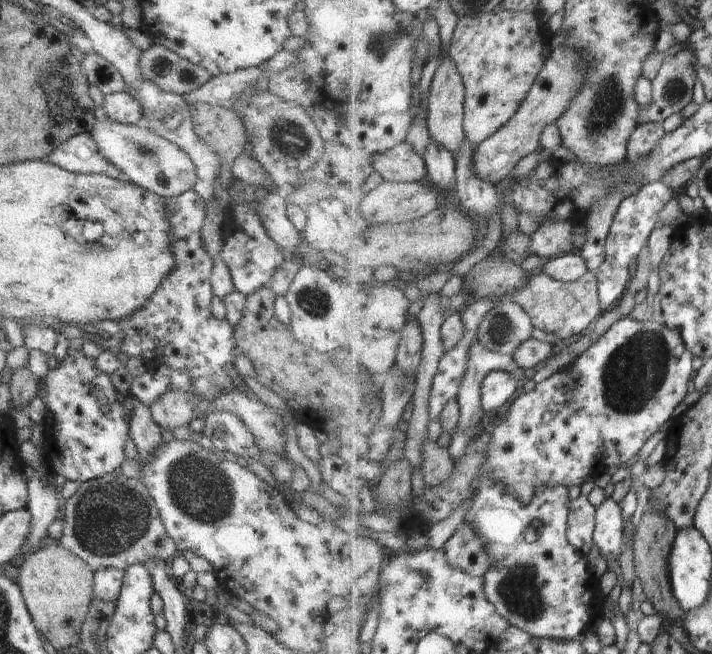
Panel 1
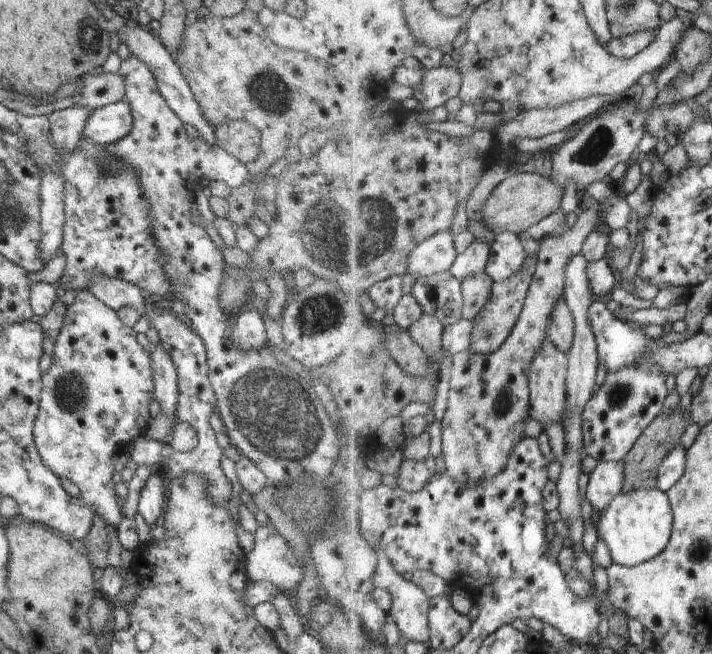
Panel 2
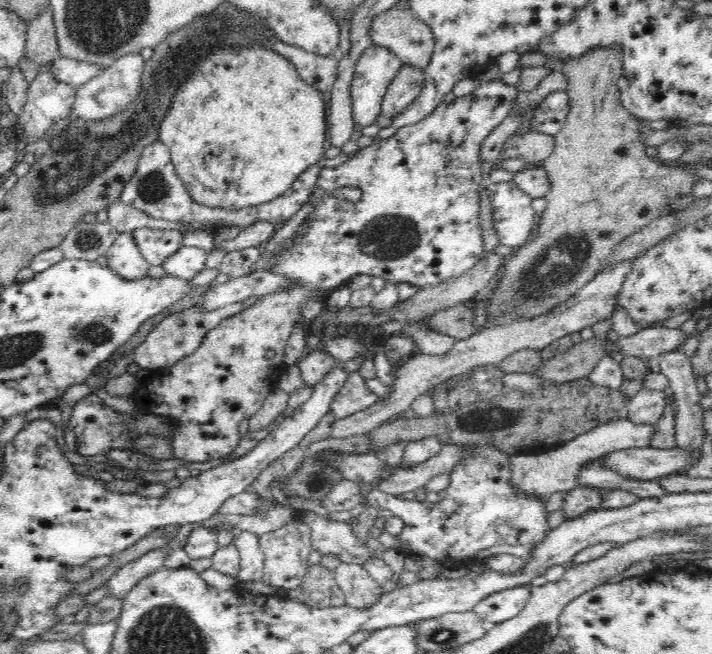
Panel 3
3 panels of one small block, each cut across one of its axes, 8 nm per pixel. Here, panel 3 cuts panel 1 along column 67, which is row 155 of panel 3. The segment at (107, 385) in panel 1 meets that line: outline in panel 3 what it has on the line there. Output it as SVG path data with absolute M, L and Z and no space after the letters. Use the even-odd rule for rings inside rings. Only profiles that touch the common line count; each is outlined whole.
M496 79L493 81L489 81L487 83L482 83L477 89L474 89L472 92L469 92L468 94L465 94L463 97L456 97L455 100L453 100L451 103L446 103L441 101L441 103L436 107L436 110L432 114L429 114L428 116L424 117L424 120L421 120L421 122L418 122L417 124L414 125L408 125L404 126L403 128L398 129L396 134L390 136L388 139L384 140L381 139L380 142L372 143L372 145L368 147L364 147L363 149L359 149L356 154L354 154L353 158L347 160L346 162L342 163L341 165L337 167L323 167L321 168L320 174L317 178L317 182L312 190L312 194L309 196L308 203L312 203L314 205L314 212L306 218L305 223L299 228L299 231L296 234L296 244L294 244L294 248L292 250L286 250L286 254L282 254L282 258L278 258L278 262L270 268L270 271L272 273L280 273L294 281L294 286L292 288L286 288L286 290L278 290L278 292L274 292L274 294L266 294L266 296L262 296L262 298L257 299L254 301L254 304L252 306L247 307L246 310L242 310L242 312L239 312L238 314L234 314L234 316L230 316L228 318L225 318L220 322L220 326L214 327L214 330L210 330L209 334L206 334L206 338L204 342L202 342L202 346L194 352L191 356L188 356L188 358L184 358L181 362L178 362L175 366L172 366L171 368L166 368L166 369L156 369L151 372L151 374L145 379L139 382L138 388L136 388L136 392L134 392L134 402L136 402L136 406L138 408L146 408L146 412L149 414L156 414L156 416L164 416L164 418L168 418L170 422L172 423L173 426L173 435L171 436L171 447L173 450L173 456L176 459L180 459L182 461L190 462L190 463L196 463L196 462L207 462L211 461L213 459L222 459L223 457L226 457L229 455L231 452L234 452L234 449L236 446L238 446L238 443L241 440L240 433L238 432L238 428L240 426L240 422L244 420L244 418L249 419L250 417L254 416L254 414L258 413L258 410L262 408L262 404L266 402L266 398L271 394L271 392L274 390L274 388L277 387L279 383L280 376L282 375L282 372L284 369L287 368L287 365L285 364L285 349L288 344L288 340L290 337L292 337L292 334L295 333L296 328L294 326L298 326L298 322L301 324L304 322L304 316L300 313L301 306L302 304L309 299L318 299L318 298L313 298L315 295L315 292L318 289L338 289L339 287L342 287L346 285L349 280L353 277L356 276L356 274L369 274L370 276L379 276L379 277L384 277L386 280L394 281L397 283L401 282L408 282L408 284L411 284L412 286L417 286L418 288L428 288L428 286L436 286L436 284L440 284L440 282L444 282L448 280L448 278L454 278L457 276L460 276L460 274L464 274L465 272L468 272L471 268L474 268L474 265L476 263L480 263L483 260L483 254L484 254L484 241L483 241L483 236L482 236L482 229L480 228L480 221L479 221L479 212L480 212L480 207L479 207L479 183L482 182L482 174L486 174L486 170L482 170L482 166L480 165L480 153L481 153L481 144L483 143L483 140L492 133L492 130L494 128L497 128L502 124L502 122L505 120L505 118L510 114L509 112L515 108L516 104L516 95L518 94L518 89L514 87L514 85L508 85L502 81L502 79ZM343 186L350 186L350 187L358 187L359 189L362 189L362 198L359 198L358 202L355 202L352 204L350 201L346 200L345 198L336 198L332 195L332 192L334 189L337 189L337 187L343 187Z

